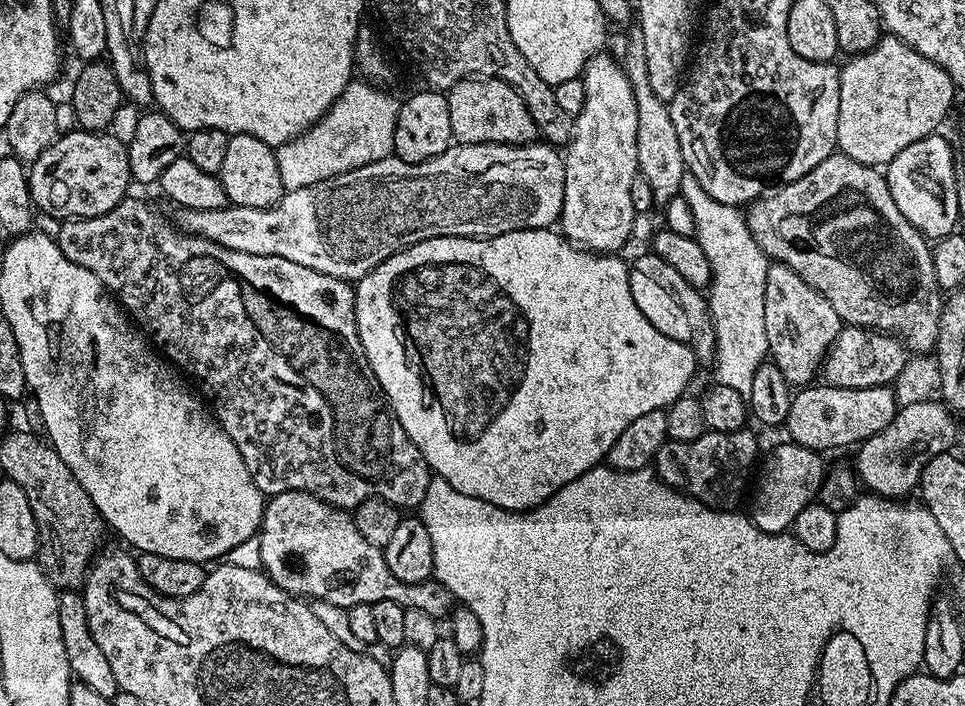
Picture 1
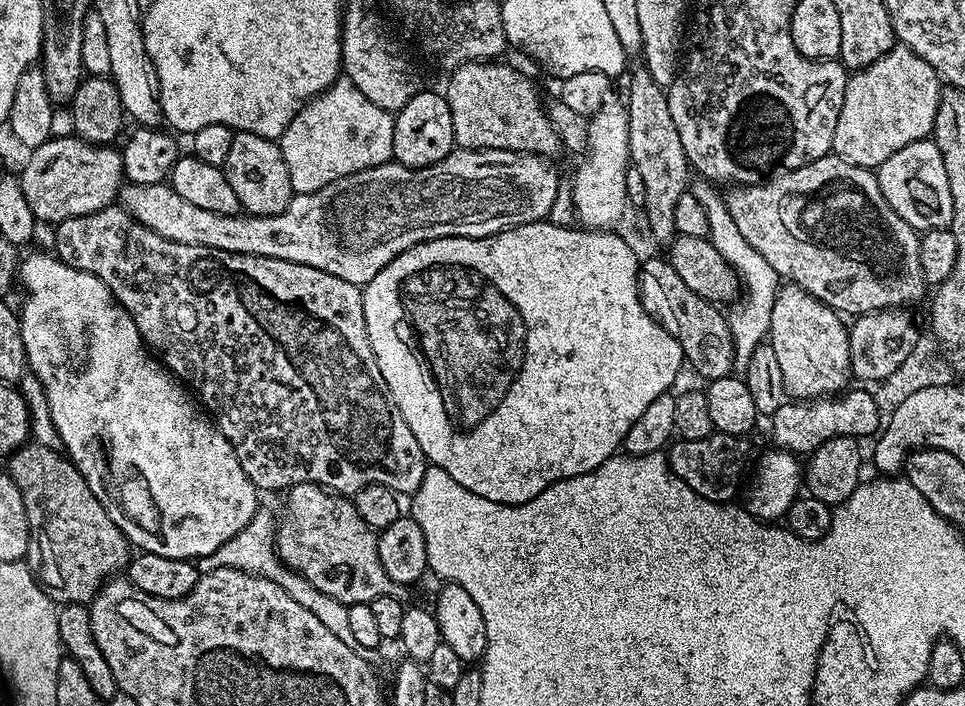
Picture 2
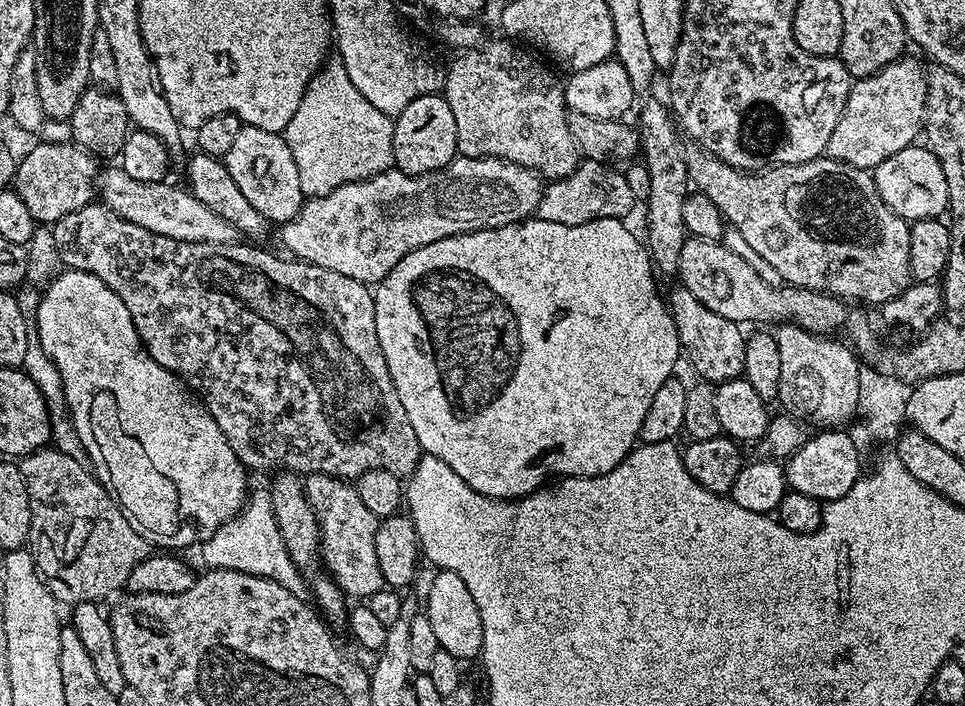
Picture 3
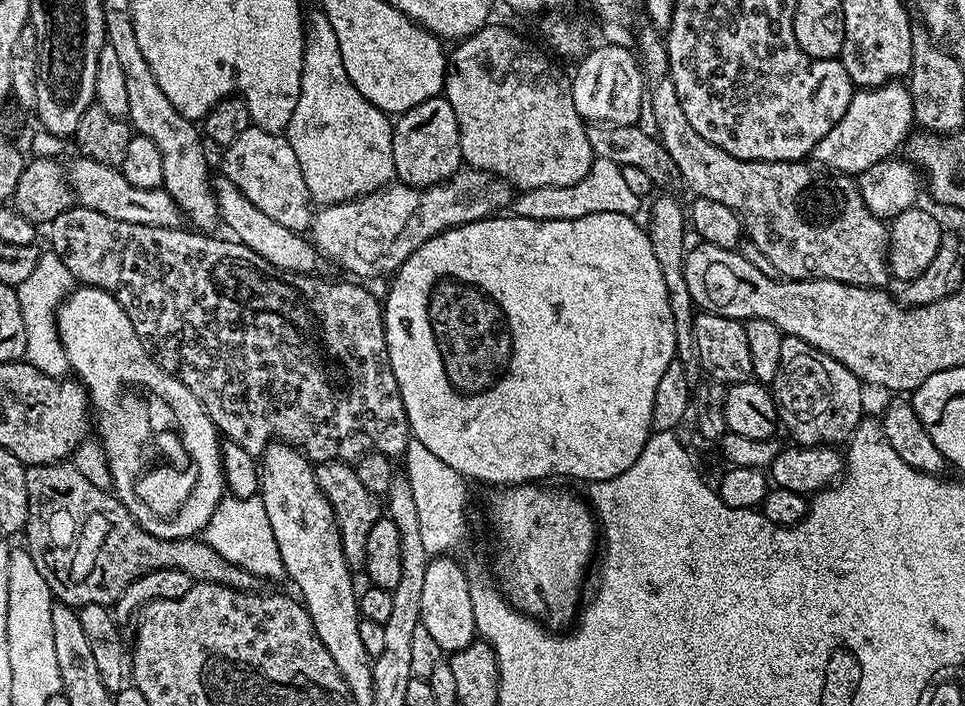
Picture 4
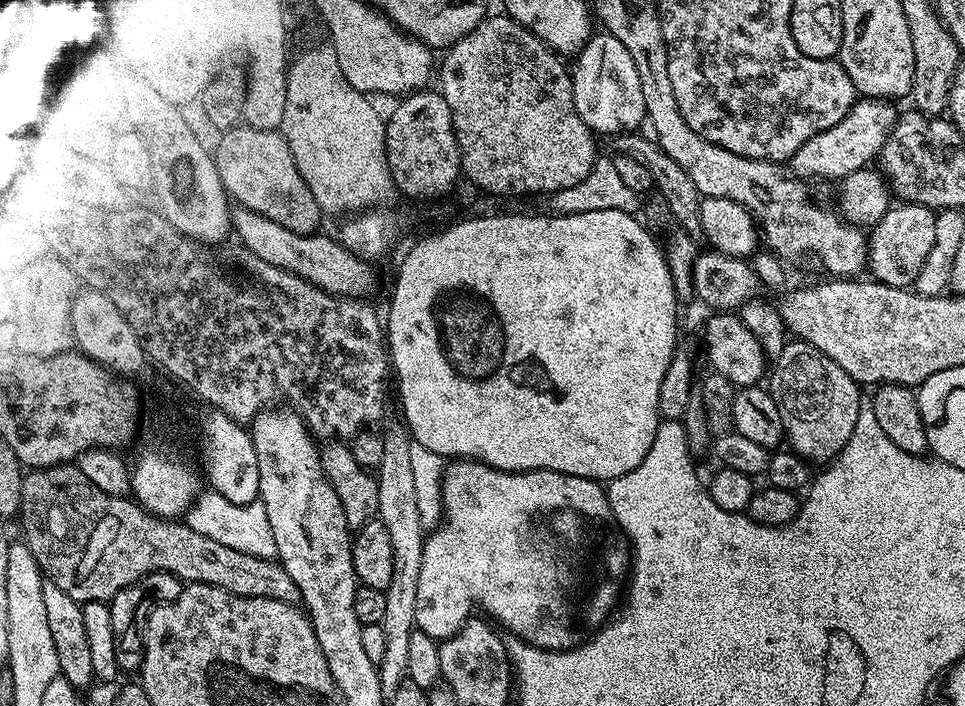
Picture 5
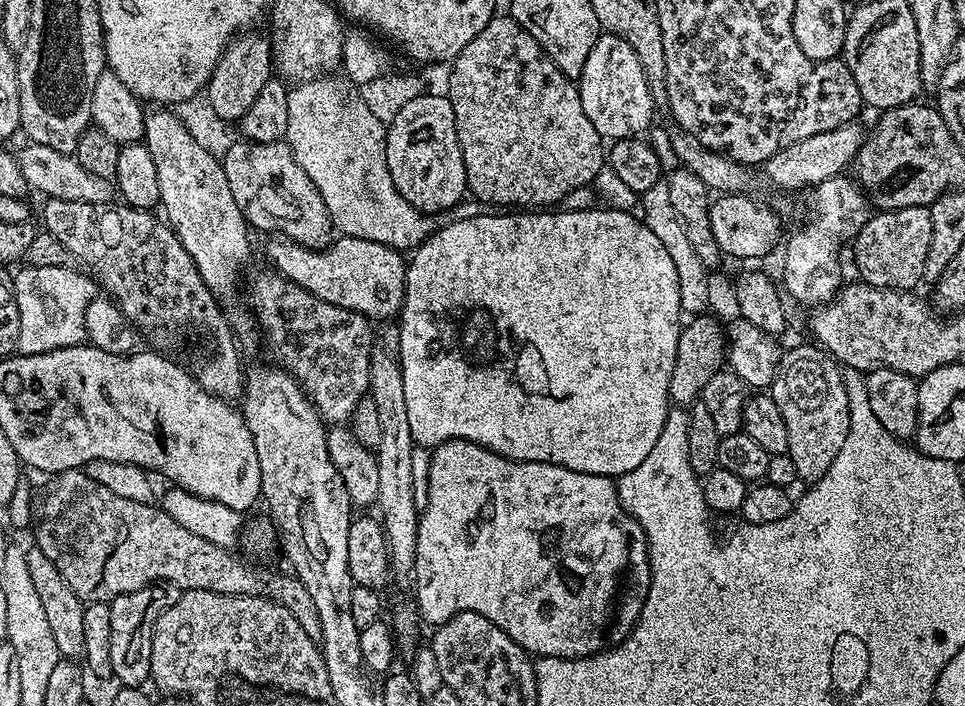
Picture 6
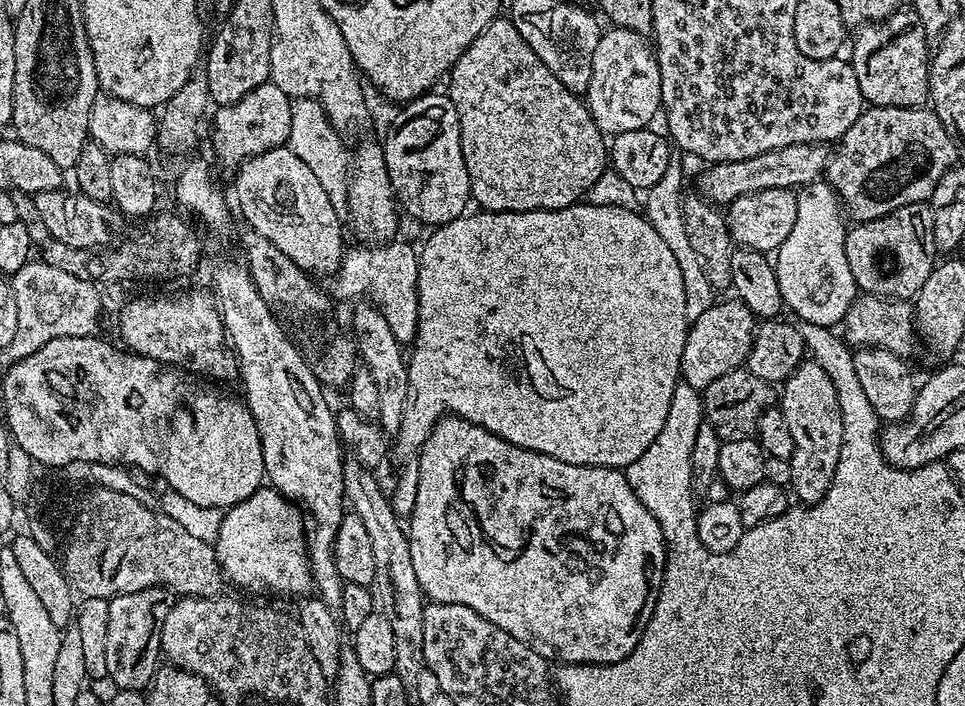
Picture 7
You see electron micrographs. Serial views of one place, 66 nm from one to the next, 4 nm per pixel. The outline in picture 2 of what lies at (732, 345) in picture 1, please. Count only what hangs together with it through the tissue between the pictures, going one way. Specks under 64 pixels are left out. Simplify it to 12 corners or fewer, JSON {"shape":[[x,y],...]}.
{"shape":[[693,179],[707,238],[736,272],[742,295],[727,313],[743,370],[765,343],[782,281],[742,238],[715,183]]}

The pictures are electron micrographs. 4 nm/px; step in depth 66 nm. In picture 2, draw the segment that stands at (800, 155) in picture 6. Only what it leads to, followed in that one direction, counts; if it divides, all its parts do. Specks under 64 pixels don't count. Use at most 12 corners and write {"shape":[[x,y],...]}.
{"shape":[[893,46],[849,75],[832,152],[879,169],[931,137],[941,78]]}

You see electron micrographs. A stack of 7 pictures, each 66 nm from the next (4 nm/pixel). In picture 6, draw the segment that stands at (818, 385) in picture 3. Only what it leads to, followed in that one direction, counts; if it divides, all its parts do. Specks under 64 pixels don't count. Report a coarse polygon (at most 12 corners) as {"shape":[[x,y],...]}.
{"shape":[[787,349],[770,395],[796,480],[818,484],[850,430],[841,365]]}

